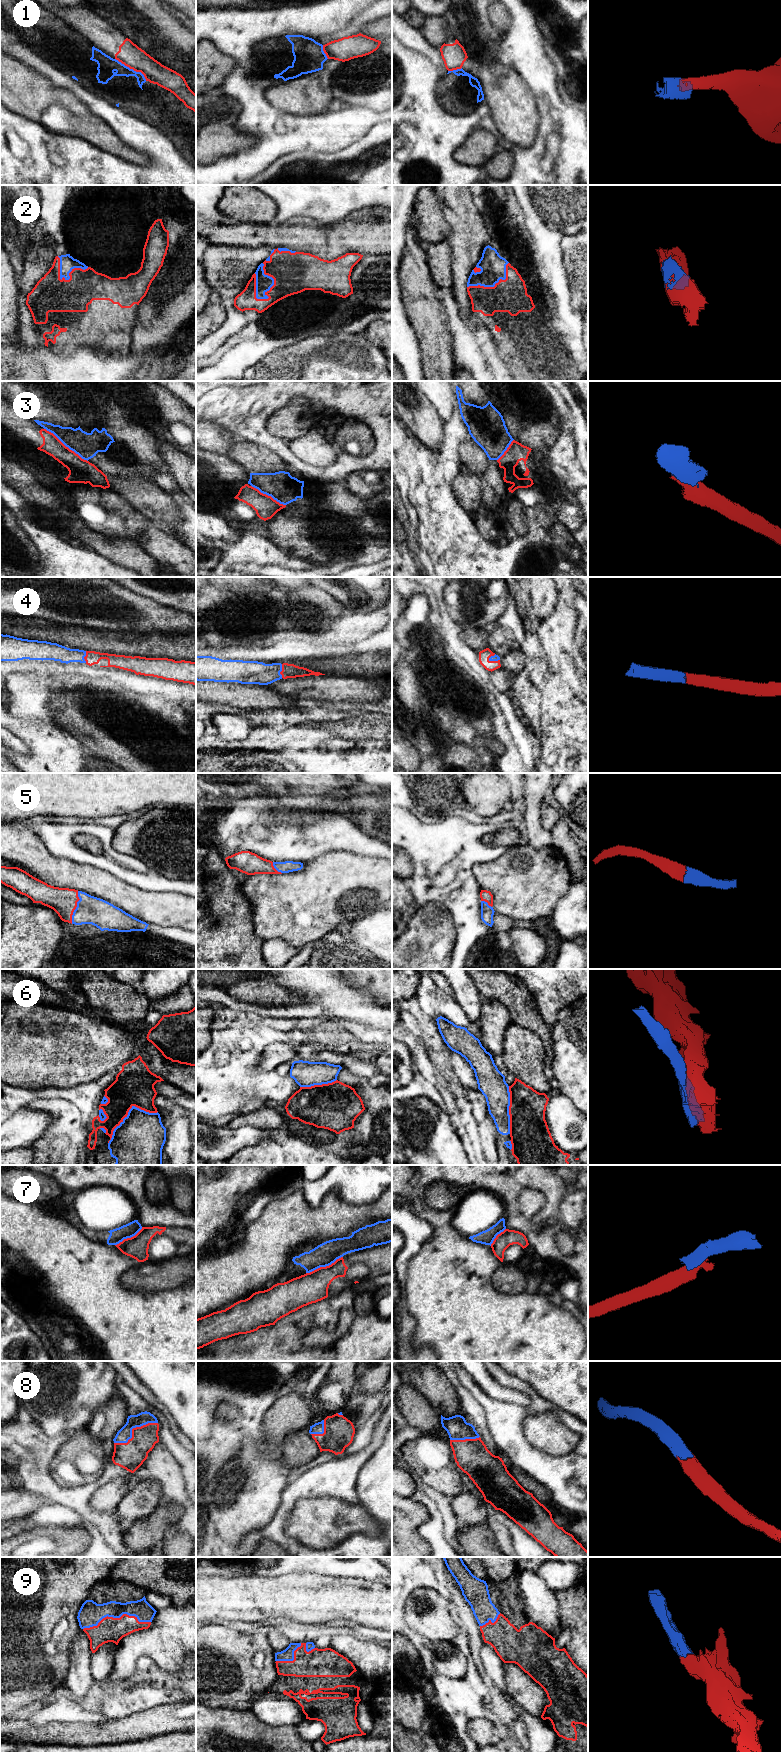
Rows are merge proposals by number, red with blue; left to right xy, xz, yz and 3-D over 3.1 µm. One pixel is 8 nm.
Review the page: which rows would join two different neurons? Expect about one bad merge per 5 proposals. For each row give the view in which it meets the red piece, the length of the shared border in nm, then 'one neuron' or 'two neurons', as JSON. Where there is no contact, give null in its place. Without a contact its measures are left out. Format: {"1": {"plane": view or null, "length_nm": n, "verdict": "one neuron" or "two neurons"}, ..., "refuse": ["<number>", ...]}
{"1": {"plane": "xy", "length_nm": 320, "verdict": "two neurons"}, "2": {"plane": "xz", "length_nm": 300, "verdict": "one neuron"}, "3": {"plane": "xy", "length_nm": 440, "verdict": "two neurons"}, "4": {"plane": "xz", "length_nm": 110, "verdict": "one neuron"}, "5": {"plane": "xy", "length_nm": 280, "verdict": "one neuron"}, "6": {"plane": "xy", "length_nm": 480, "verdict": "two neurons"}, "7": {"plane": "xz", "length_nm": 320, "verdict": "two neurons"}, "8": {"plane": "xy", "length_nm": 400, "verdict": "one neuron"}, "9": {"plane": "xy", "length_nm": 550, "verdict": "one neuron"}, "refuse": ["1", "3", "6", "7"]}

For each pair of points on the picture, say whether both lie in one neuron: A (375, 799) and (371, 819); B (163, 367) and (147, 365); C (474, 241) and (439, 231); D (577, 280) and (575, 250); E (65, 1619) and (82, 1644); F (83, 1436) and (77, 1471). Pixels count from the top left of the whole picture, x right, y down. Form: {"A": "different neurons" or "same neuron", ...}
{"A": "different neurons", "B": "same neuron", "C": "different neurons", "D": "same neuron", "E": "different neurons", "F": "same neuron"}

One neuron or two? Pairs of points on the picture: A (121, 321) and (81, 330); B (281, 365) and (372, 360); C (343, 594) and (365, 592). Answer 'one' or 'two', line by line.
A: one
B: one
C: one

